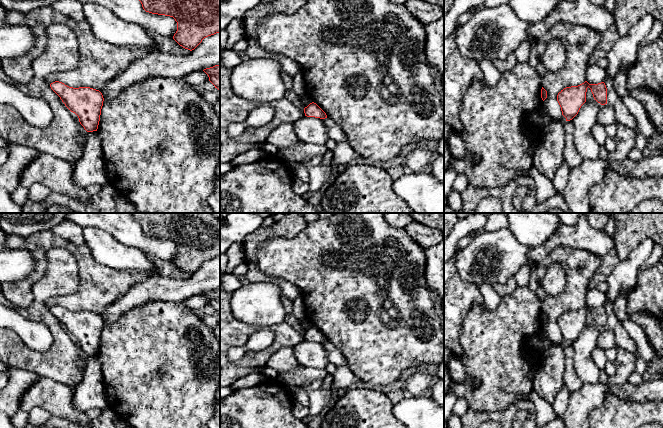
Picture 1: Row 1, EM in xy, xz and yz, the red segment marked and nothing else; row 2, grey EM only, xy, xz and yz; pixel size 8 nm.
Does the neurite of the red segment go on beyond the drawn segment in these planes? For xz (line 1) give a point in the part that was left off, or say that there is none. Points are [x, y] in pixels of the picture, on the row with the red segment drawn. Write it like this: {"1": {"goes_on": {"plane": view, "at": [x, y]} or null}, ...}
{"1": {"goes_on": null}}

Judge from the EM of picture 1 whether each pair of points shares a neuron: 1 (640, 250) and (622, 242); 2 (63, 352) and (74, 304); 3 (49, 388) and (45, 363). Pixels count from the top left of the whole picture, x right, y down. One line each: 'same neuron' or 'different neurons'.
1: different neurons
2: different neurons
3: different neurons

